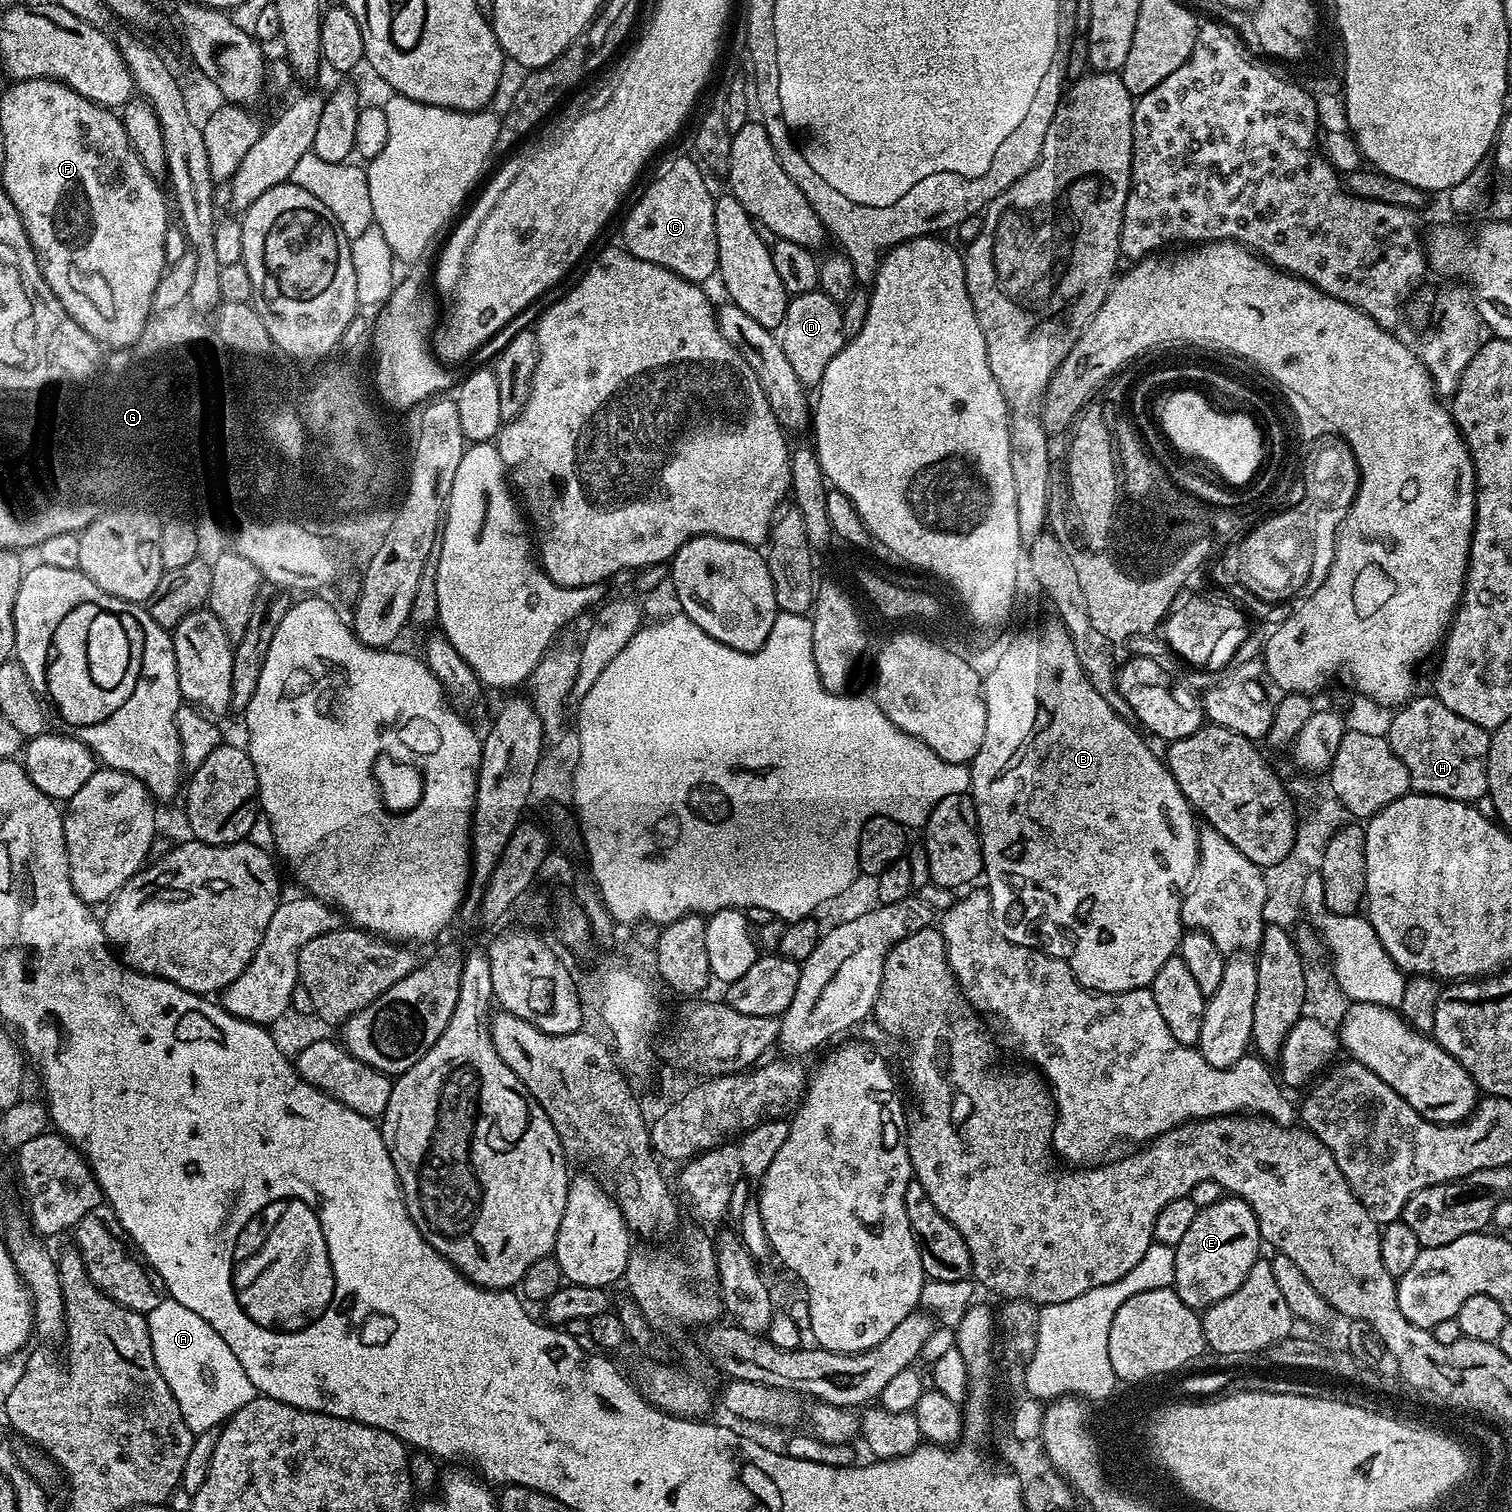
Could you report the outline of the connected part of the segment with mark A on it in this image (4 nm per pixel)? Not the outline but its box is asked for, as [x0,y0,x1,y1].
[146,1298,256,1434]

